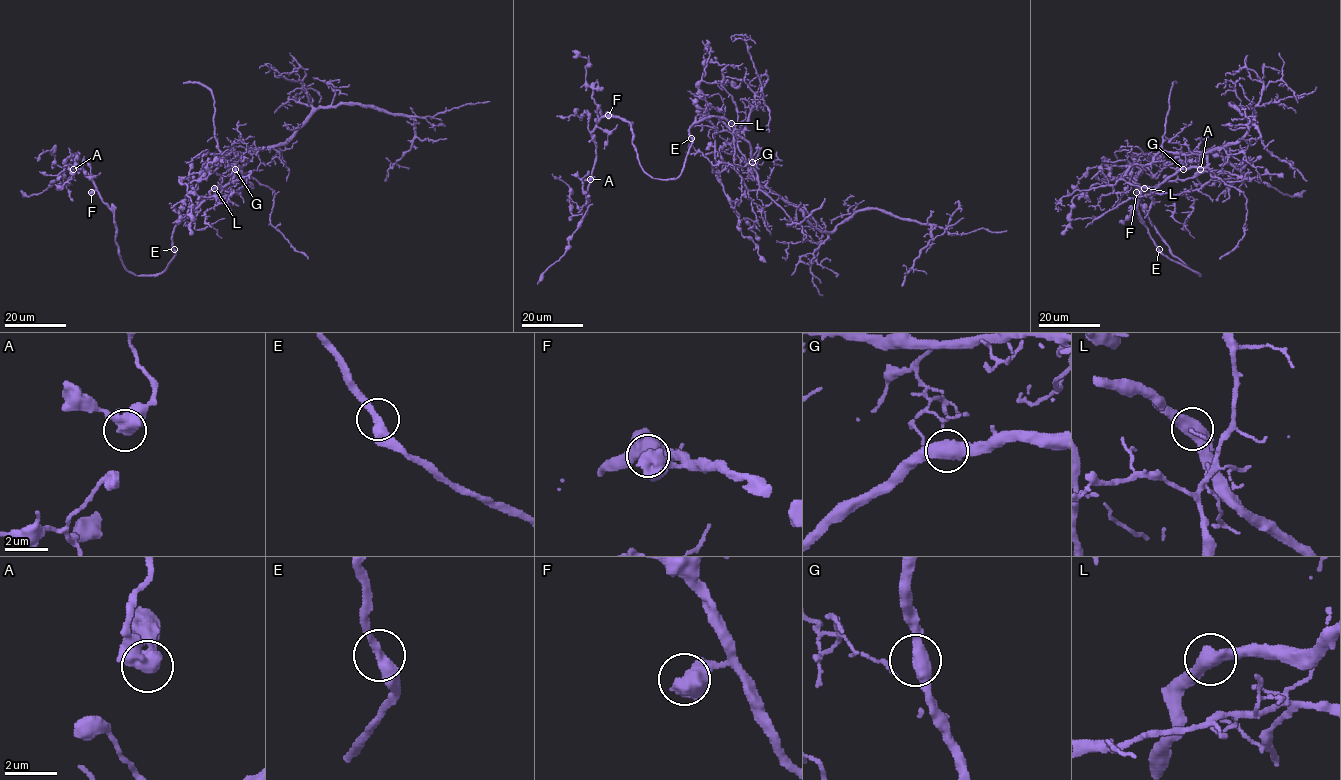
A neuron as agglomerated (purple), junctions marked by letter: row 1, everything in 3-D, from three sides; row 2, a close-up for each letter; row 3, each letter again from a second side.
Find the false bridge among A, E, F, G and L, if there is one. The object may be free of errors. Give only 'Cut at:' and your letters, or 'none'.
Cut at: none

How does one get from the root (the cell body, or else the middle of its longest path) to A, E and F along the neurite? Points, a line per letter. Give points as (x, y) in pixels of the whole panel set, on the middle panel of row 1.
A: (692, 125), (680, 174), (659, 179), (639, 164), (632, 126), (604, 115), (591, 133), (590, 179)
E: (692, 125), (689, 128), (691, 138)
F: (692, 125), (692, 144), (680, 174), (659, 179), (650, 177), (639, 164), (632, 144), (632, 126), (608, 115)

